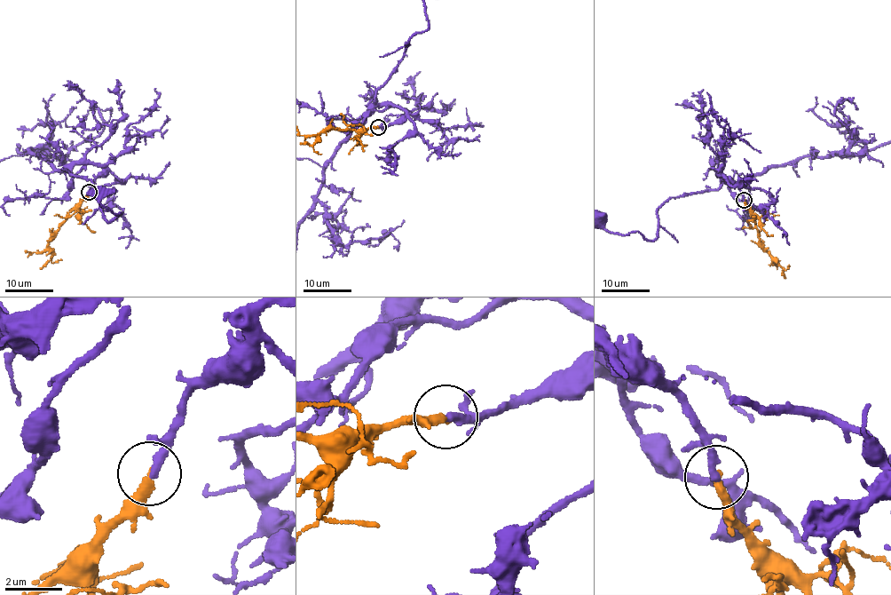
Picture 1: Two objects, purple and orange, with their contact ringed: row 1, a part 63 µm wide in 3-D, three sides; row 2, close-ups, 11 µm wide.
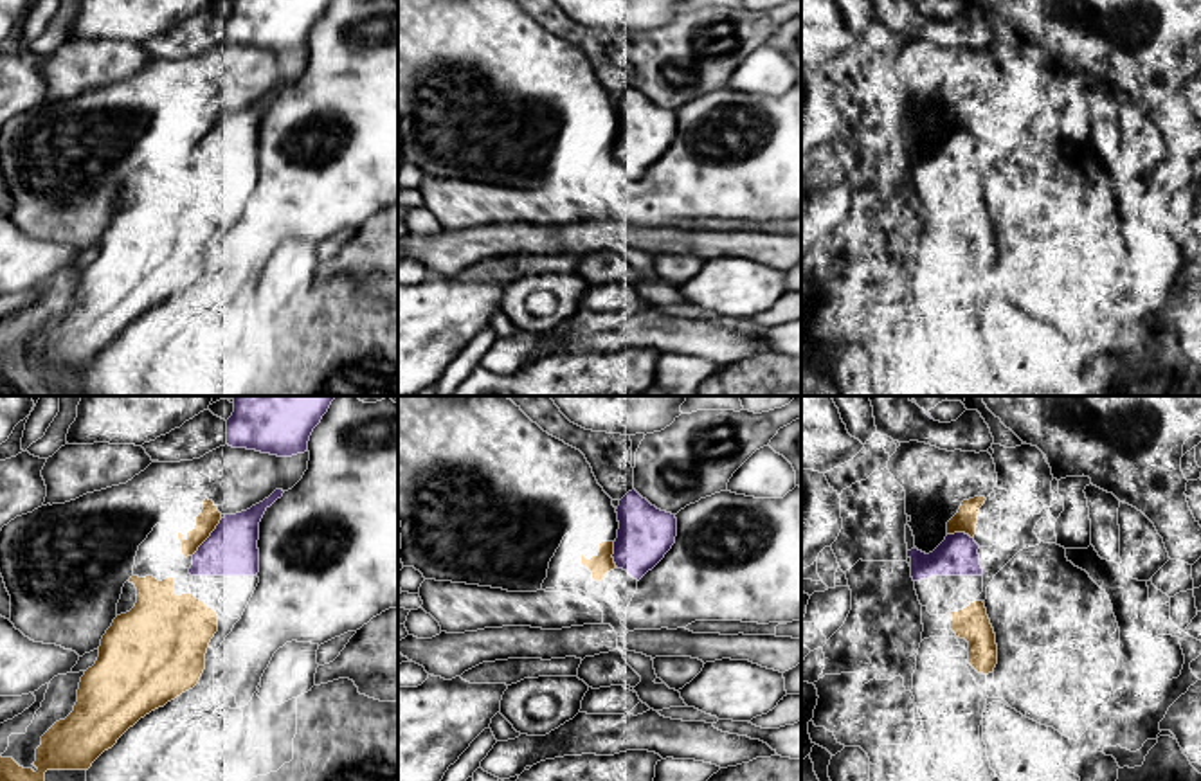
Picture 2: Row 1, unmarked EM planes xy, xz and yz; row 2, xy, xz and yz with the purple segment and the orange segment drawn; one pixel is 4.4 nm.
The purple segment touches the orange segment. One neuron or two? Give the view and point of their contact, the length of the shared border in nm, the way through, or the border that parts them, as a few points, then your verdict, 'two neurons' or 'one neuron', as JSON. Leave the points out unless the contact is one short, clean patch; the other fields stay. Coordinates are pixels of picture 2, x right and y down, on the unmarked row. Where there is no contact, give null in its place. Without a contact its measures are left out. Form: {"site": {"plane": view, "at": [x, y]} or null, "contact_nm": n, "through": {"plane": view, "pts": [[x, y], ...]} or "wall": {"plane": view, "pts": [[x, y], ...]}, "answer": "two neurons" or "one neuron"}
{"site": {"plane": "xy", "at": [209, 134]}, "contact_nm": 220, "answer": "one neuron"}

